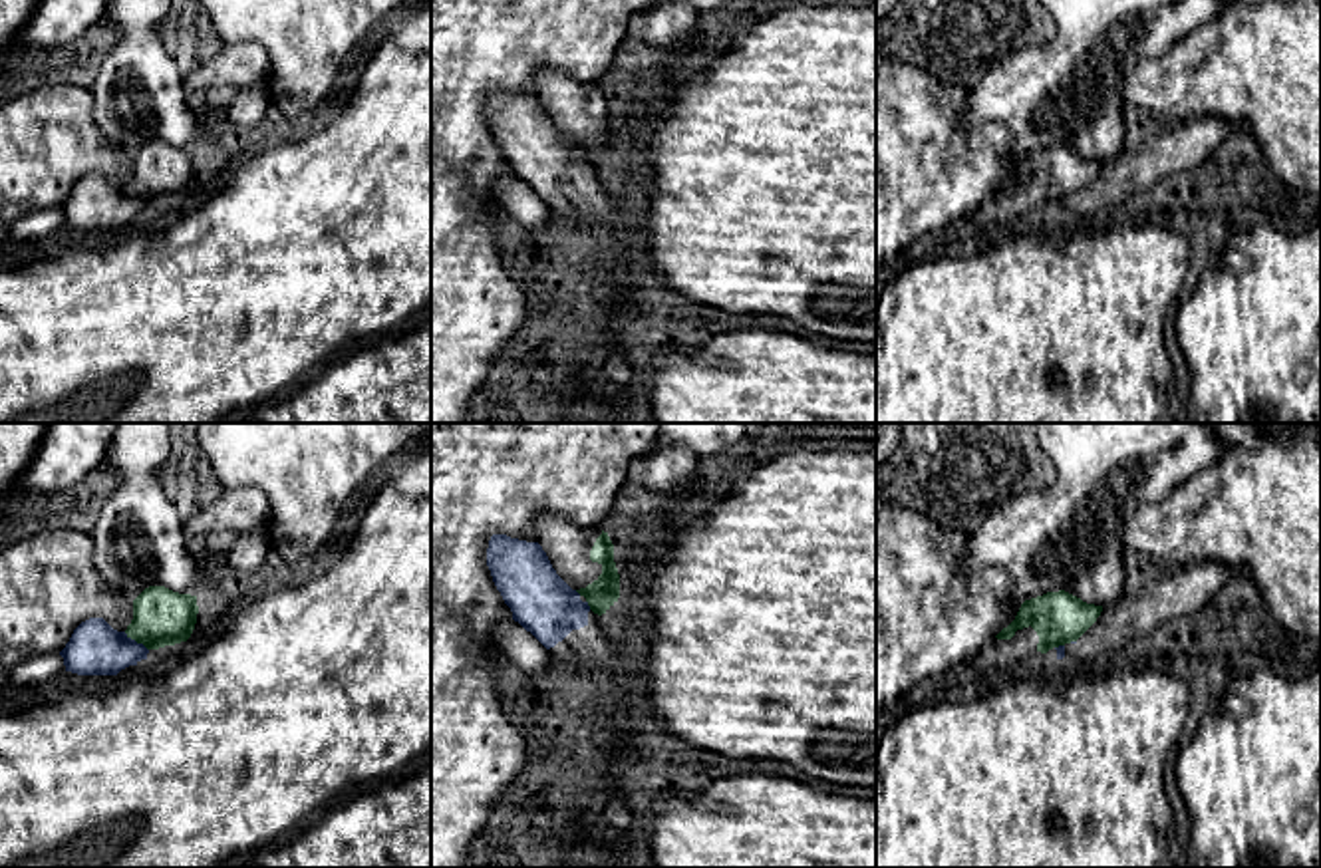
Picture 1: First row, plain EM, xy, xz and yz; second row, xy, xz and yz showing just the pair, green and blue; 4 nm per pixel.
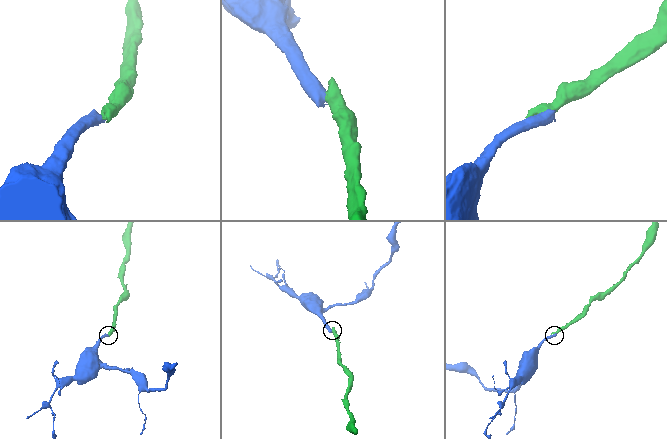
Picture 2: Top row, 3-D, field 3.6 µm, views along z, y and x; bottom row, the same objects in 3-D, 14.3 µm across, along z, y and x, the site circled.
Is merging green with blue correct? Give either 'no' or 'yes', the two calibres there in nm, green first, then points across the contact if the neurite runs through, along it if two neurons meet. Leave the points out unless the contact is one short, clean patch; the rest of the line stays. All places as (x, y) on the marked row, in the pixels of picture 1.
no | 220/220 nm | along xy (124, 632), (147, 650)

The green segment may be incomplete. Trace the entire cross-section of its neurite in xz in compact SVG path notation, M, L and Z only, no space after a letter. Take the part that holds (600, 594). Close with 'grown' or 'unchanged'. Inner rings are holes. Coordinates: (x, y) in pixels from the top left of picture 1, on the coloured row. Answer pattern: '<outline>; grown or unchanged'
M540 510L536 540L556 574L586 598L594 614L602 616L618 602L620 574L608 532L584 530L554 512Z; grown

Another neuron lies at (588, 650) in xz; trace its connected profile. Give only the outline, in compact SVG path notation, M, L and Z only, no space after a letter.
M493 534L487 548L487 566L497 590L513 612L513 620L548 650L554 665L564 669L574 667L580 683L596 683L624 669L612 650L614 626L594 614L586 598L556 574L538 542Z

